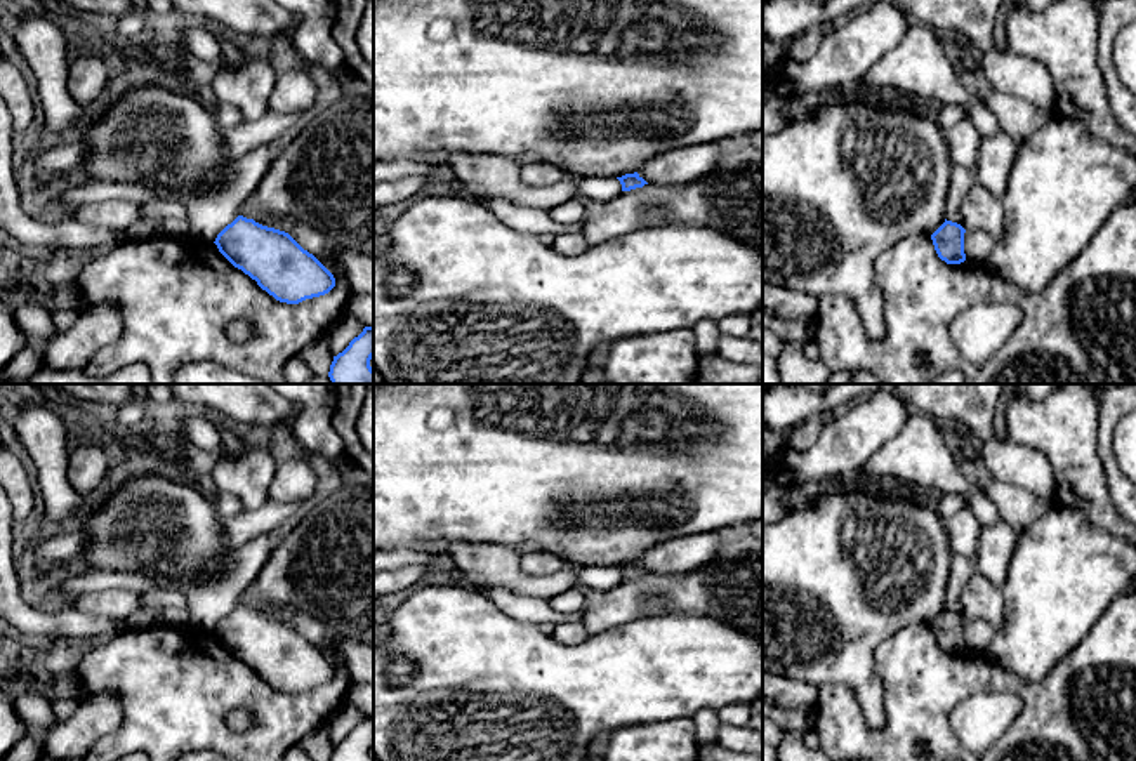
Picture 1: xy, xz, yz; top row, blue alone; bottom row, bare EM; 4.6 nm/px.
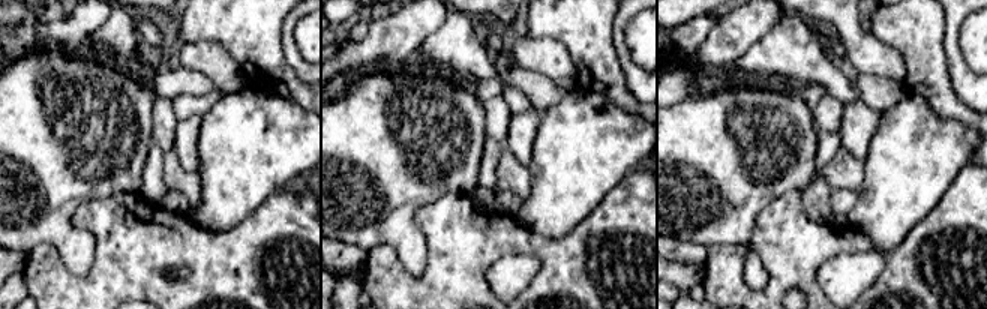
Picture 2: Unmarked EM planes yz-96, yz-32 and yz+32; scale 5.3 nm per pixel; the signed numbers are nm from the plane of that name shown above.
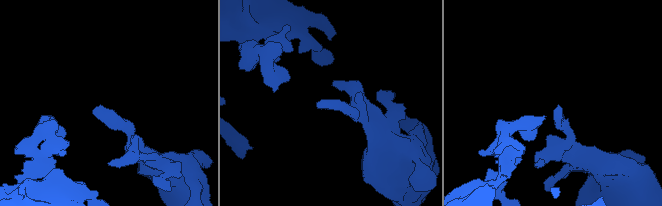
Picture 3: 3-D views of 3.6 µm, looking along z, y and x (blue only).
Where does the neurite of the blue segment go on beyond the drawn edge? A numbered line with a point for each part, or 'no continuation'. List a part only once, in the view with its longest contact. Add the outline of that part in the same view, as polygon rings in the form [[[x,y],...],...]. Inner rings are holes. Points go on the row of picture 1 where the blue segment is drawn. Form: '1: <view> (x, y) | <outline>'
no continuation

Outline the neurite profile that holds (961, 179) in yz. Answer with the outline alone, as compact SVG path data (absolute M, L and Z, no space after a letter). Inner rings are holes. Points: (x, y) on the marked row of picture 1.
M952 163L945 219L961 224L961 205L976 181L969 169Z

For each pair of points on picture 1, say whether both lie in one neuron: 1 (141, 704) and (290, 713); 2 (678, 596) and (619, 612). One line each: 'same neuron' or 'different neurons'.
1: same neuron
2: same neuron

